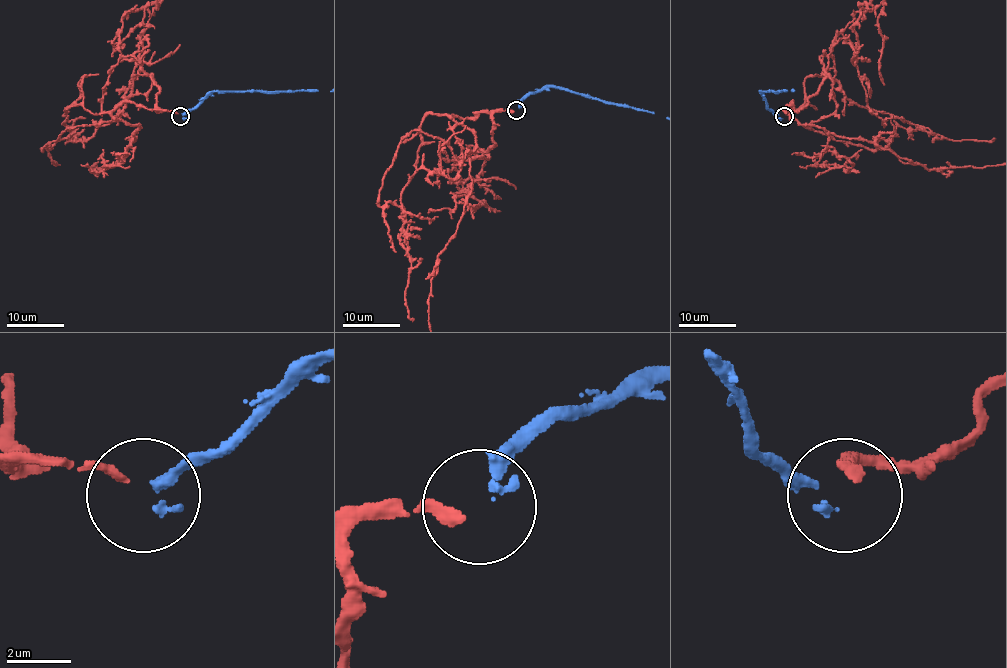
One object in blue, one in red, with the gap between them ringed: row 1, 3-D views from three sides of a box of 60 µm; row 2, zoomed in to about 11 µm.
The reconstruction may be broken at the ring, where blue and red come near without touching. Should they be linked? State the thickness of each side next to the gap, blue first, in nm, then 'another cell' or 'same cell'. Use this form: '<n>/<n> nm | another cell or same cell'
110/320 nm | same cell

